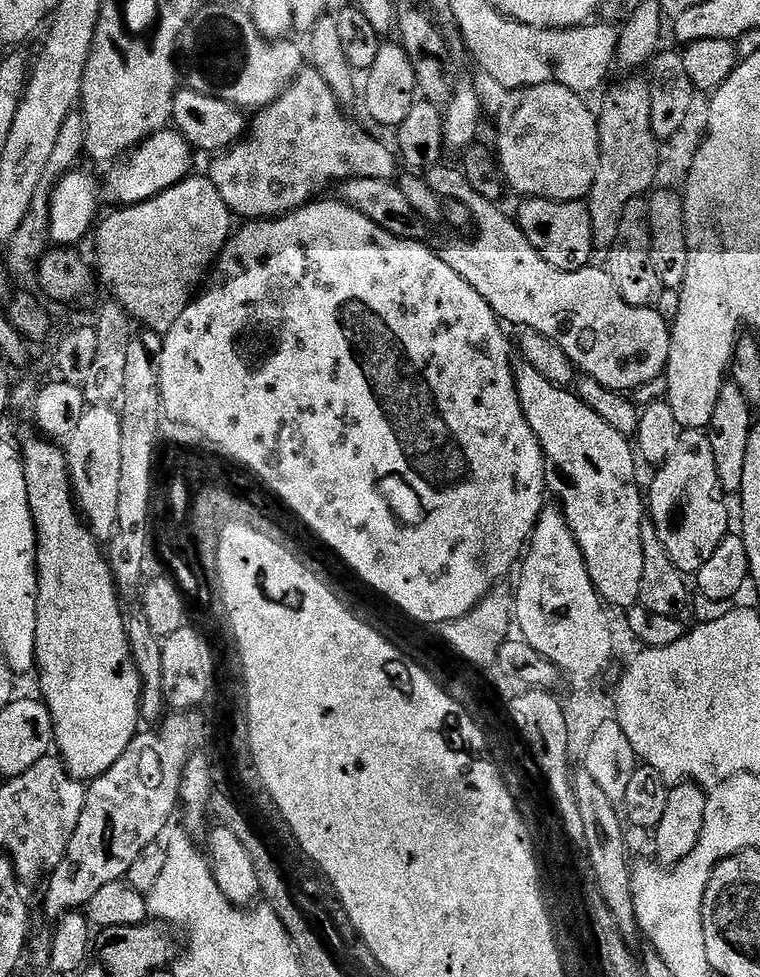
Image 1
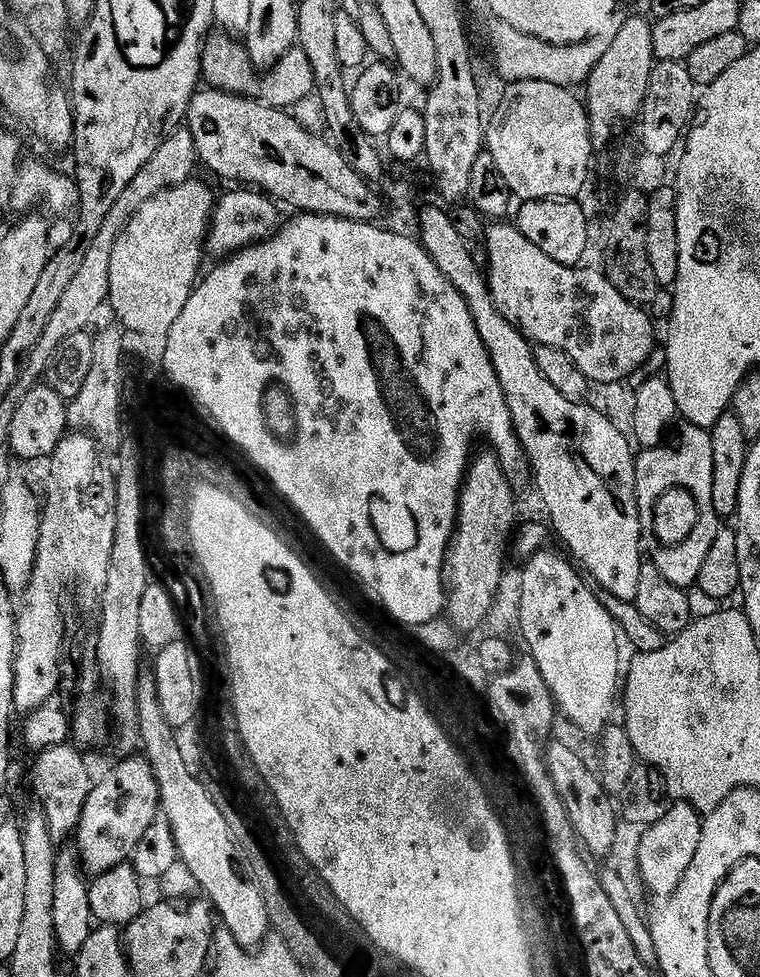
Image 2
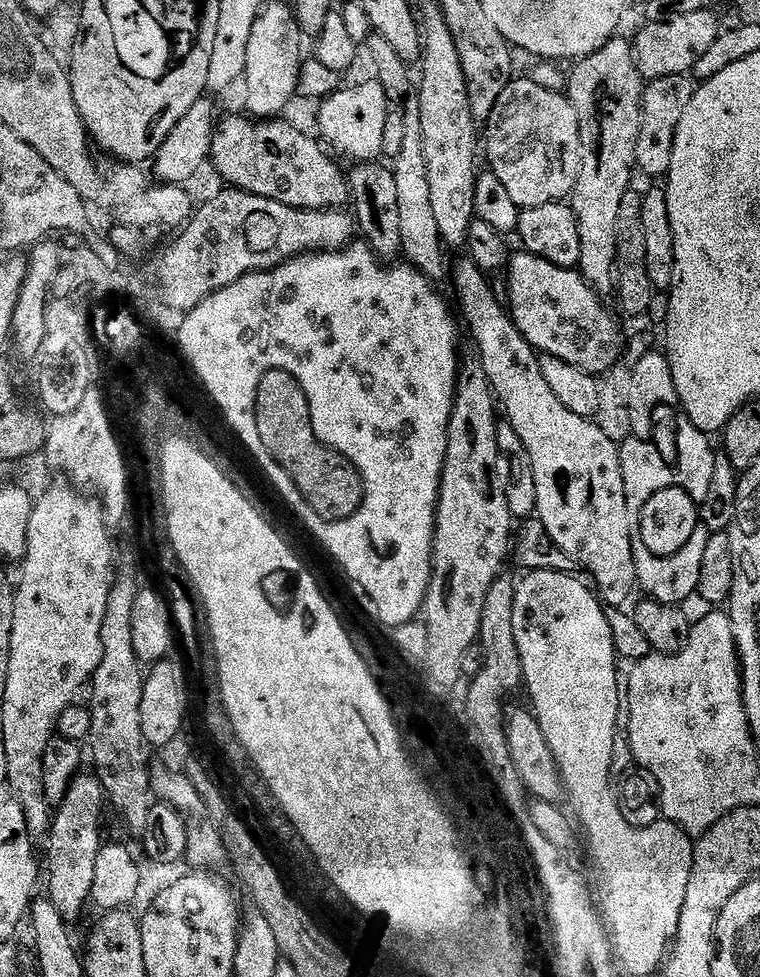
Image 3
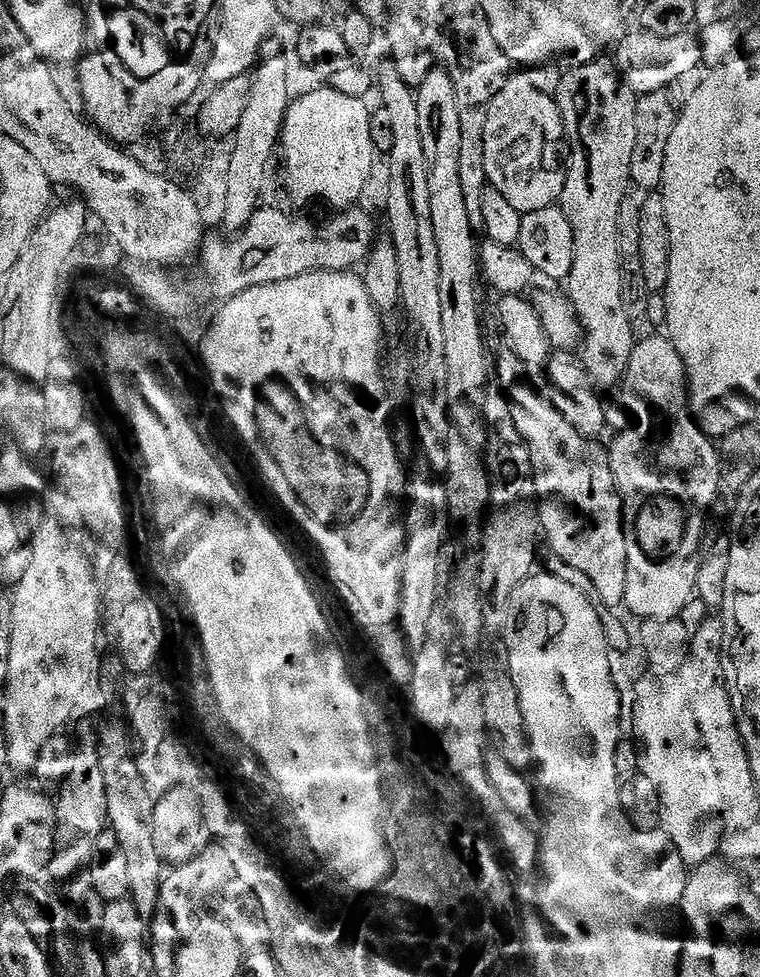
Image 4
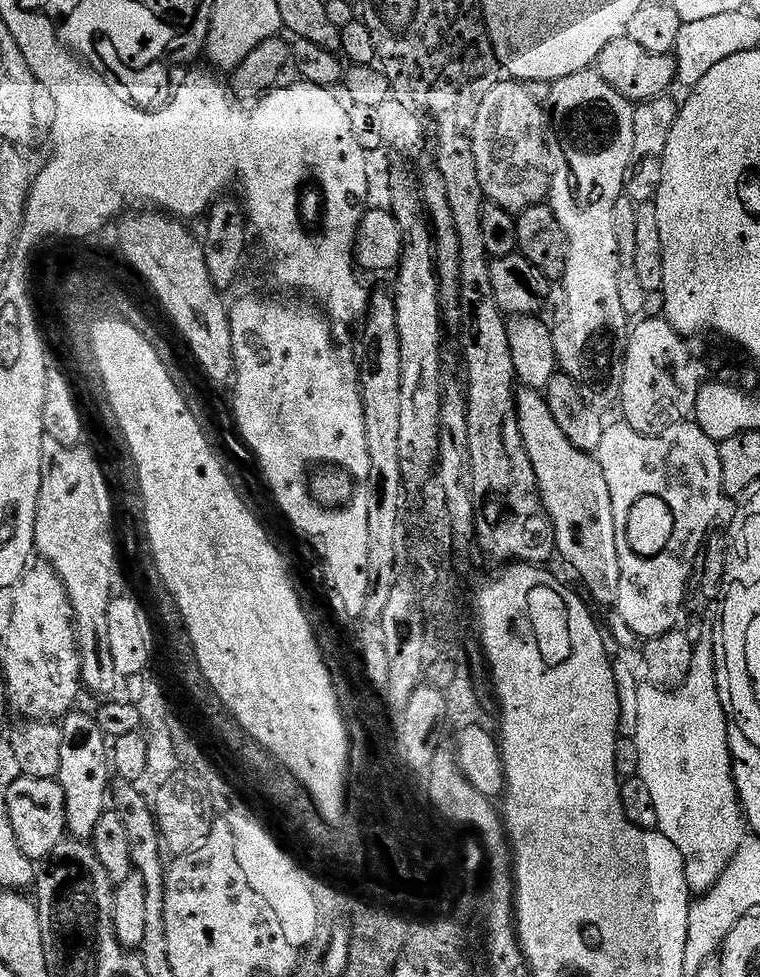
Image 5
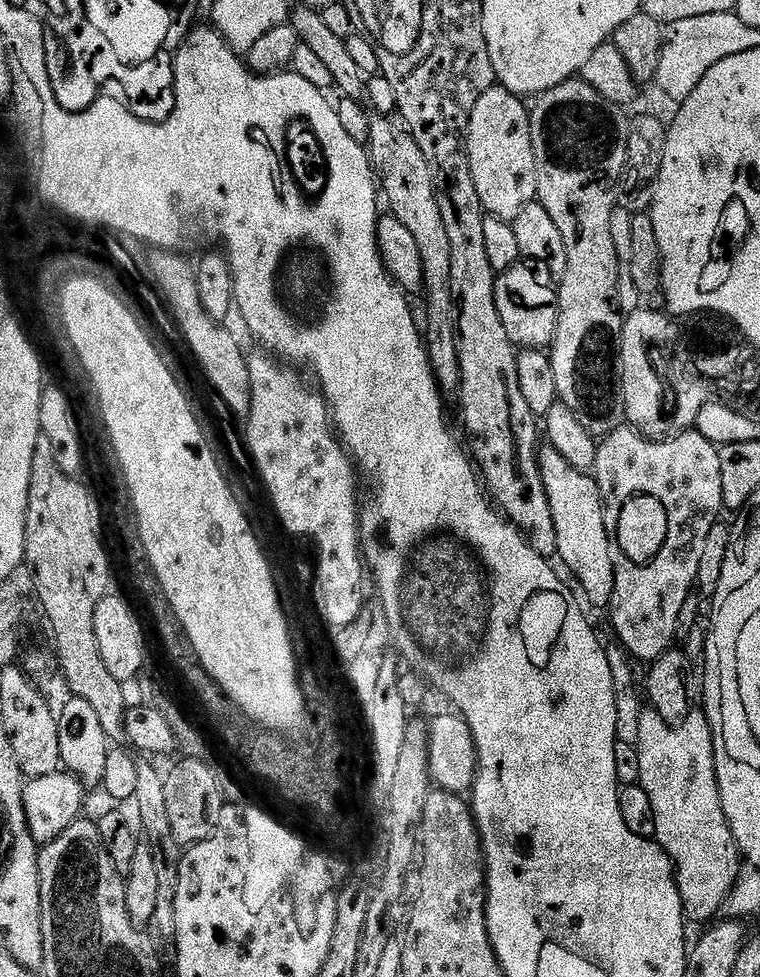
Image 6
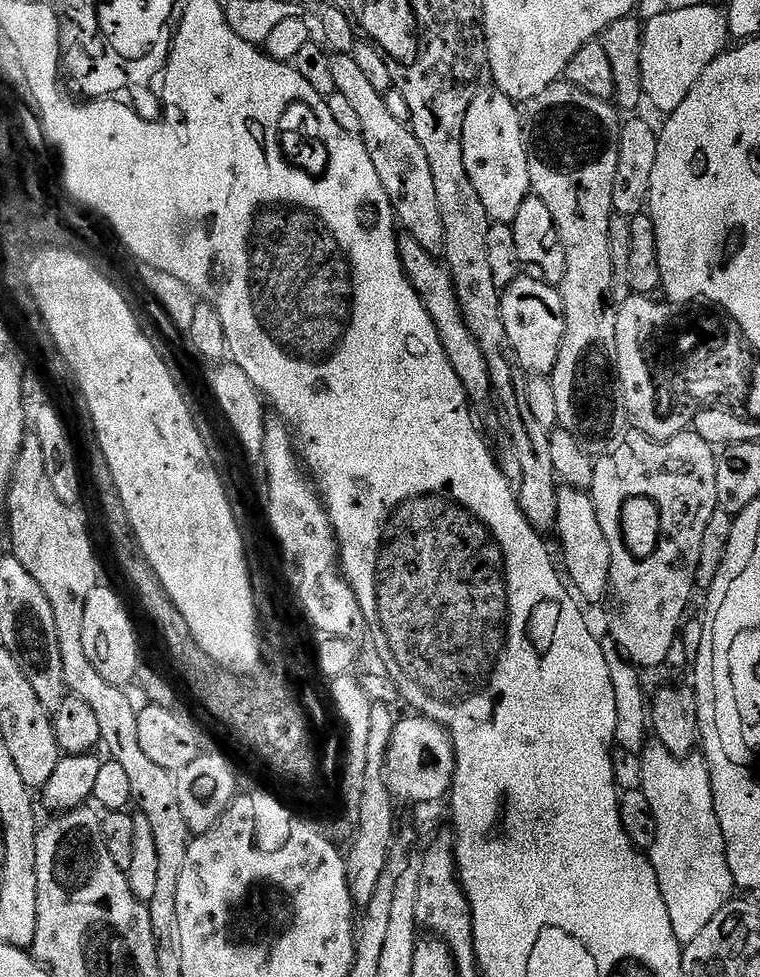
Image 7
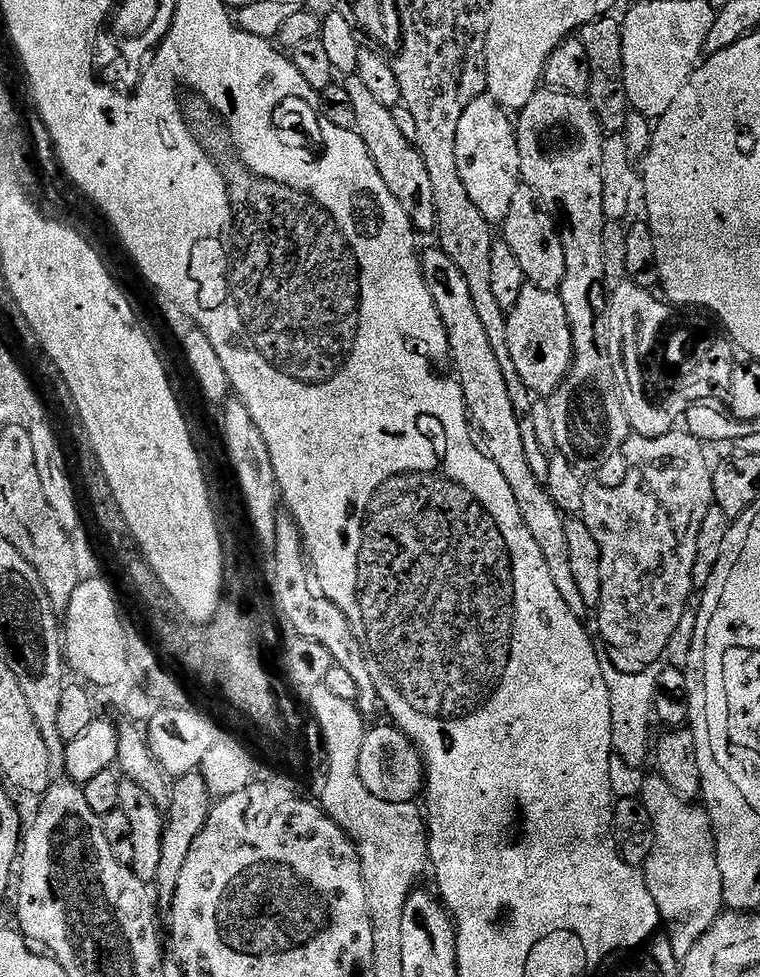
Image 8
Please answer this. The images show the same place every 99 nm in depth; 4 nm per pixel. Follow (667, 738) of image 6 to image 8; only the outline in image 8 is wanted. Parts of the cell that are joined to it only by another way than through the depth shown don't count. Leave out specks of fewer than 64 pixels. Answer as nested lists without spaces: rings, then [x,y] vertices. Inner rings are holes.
[[[659,774],[645,778],[644,789],[638,792],[638,796],[643,800],[646,810],[650,810],[650,818],[654,826],[654,850],[642,866],[644,881],[650,886],[650,894],[654,894],[654,902],[658,902],[662,927],[668,934],[668,941],[674,954],[678,958],[683,958],[686,954],[690,954],[690,950],[694,950],[698,938],[702,938],[702,934],[710,930],[710,926],[726,908],[714,830],[711,828],[711,820],[706,808],[696,802],[681,800]]]

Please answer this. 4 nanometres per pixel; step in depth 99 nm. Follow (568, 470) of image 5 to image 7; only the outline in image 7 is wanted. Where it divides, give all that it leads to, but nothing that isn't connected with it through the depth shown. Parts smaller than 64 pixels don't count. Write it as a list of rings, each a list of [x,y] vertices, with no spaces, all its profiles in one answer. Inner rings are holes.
[[[567,486],[559,489],[556,497],[555,535],[560,535],[560,548],[564,551],[564,568],[568,571],[567,579],[572,579],[571,587],[575,595],[585,605],[600,604],[610,596],[610,542],[606,542],[606,534],[602,534],[602,526],[598,526],[598,514],[594,510],[594,502],[587,491]]]

